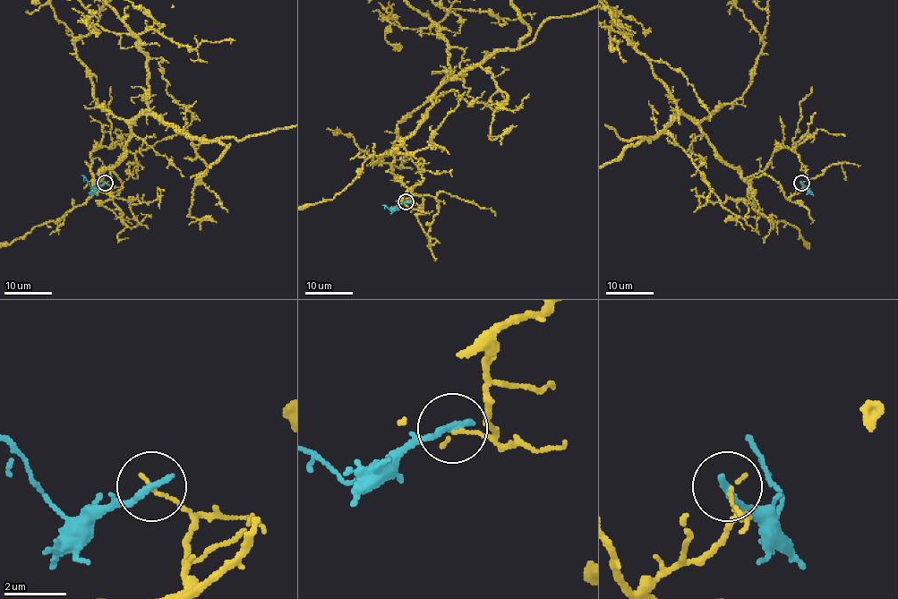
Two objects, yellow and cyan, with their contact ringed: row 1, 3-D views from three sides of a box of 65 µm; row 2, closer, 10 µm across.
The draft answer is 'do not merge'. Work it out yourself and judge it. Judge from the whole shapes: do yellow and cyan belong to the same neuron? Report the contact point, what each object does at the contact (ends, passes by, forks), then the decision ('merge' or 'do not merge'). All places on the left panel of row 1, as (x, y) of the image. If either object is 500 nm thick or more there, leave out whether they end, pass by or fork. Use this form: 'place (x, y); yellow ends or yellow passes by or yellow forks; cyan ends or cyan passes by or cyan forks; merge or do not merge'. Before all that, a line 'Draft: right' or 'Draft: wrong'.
Draft: right
place (105, 183); yellow ends; cyan ends; do not merge

